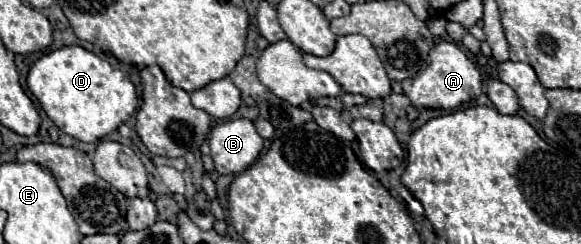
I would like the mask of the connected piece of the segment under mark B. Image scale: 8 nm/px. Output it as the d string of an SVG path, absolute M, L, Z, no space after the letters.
M228 119L214 125L210 133L210 157L218 175L244 171L260 155L264 139L248 119Z

